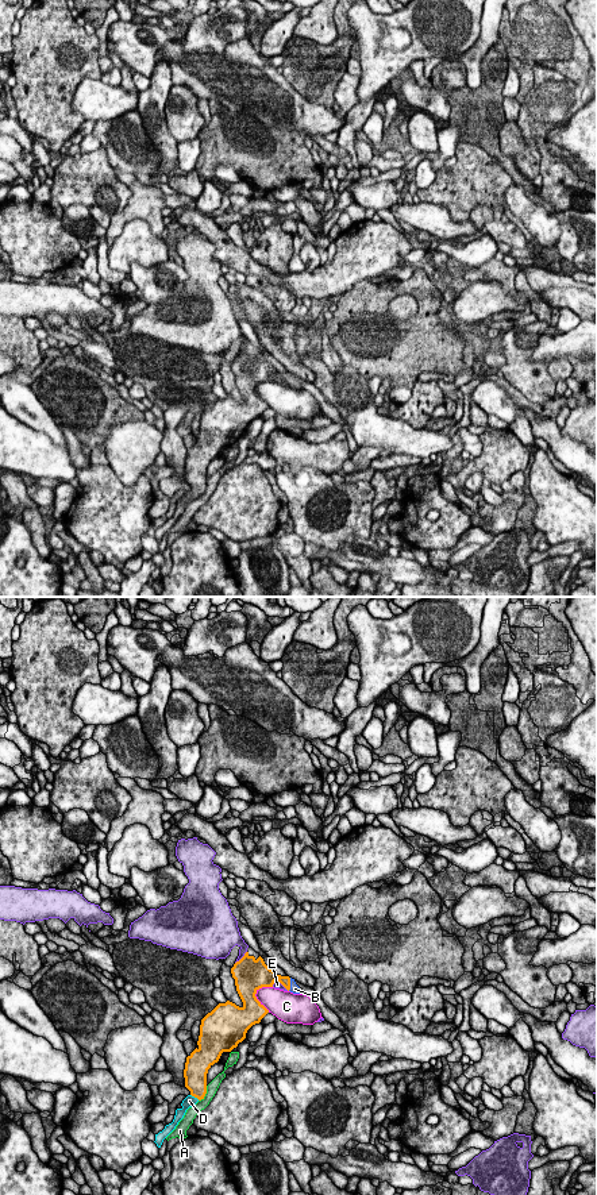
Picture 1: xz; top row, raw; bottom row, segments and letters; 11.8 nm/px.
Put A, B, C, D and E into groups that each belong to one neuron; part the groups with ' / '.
A / B D / C / E

